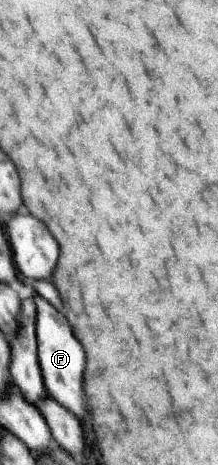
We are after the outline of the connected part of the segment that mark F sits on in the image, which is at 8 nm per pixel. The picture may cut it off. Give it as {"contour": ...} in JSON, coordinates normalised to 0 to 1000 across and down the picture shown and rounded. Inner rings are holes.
{"contour":[[[151,626],[151,652],[165,658],[165,738],[174,742],[174,763],[183,796],[197,800],[202,830],[216,834],[216,849],[243,856],[275,873],[298,875],[344,890],[362,901],[390,888],[390,862],[381,862],[381,841],[372,841],[372,798],[390,781],[381,751],[362,733],[326,720],[326,708],[307,699],[307,686],[252,669],[197,637]]]}

